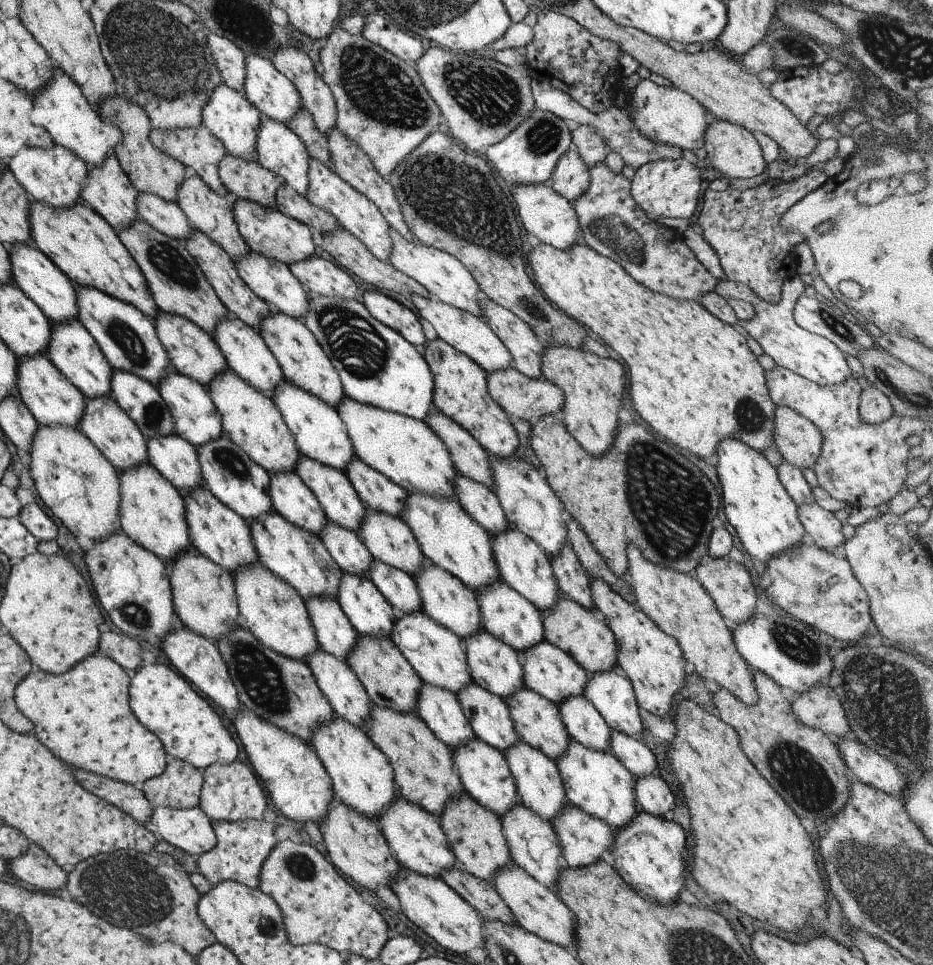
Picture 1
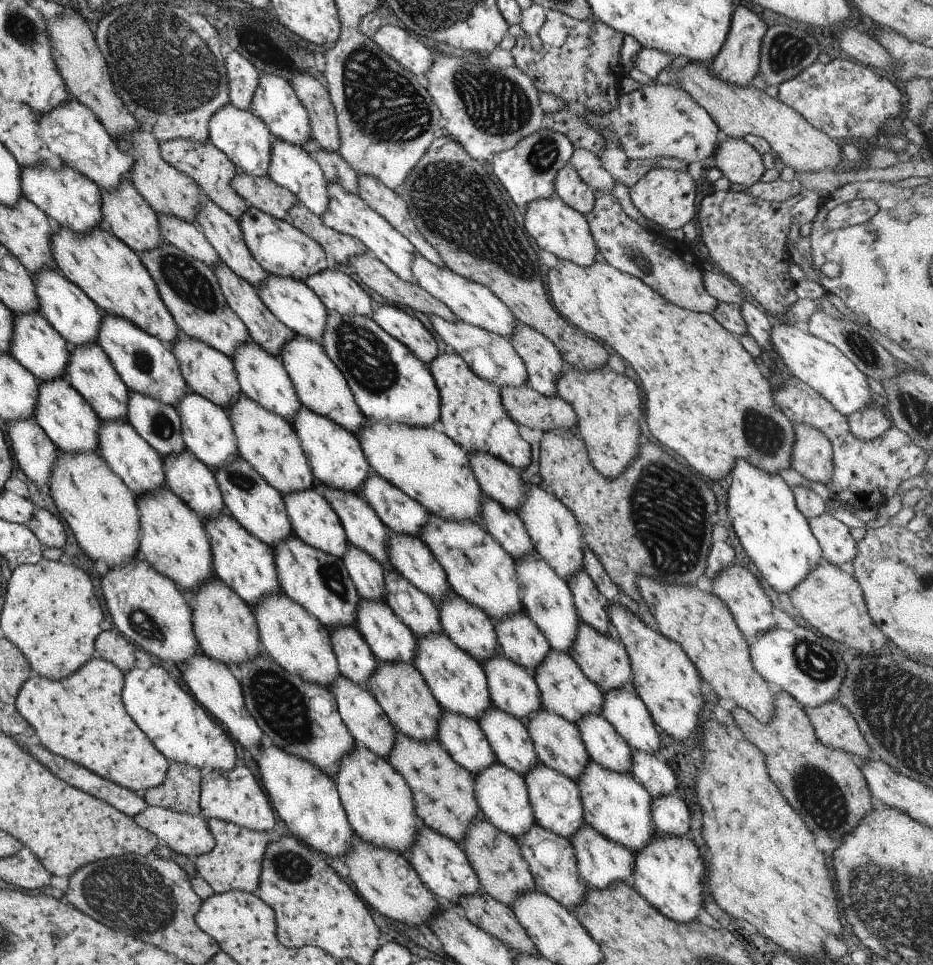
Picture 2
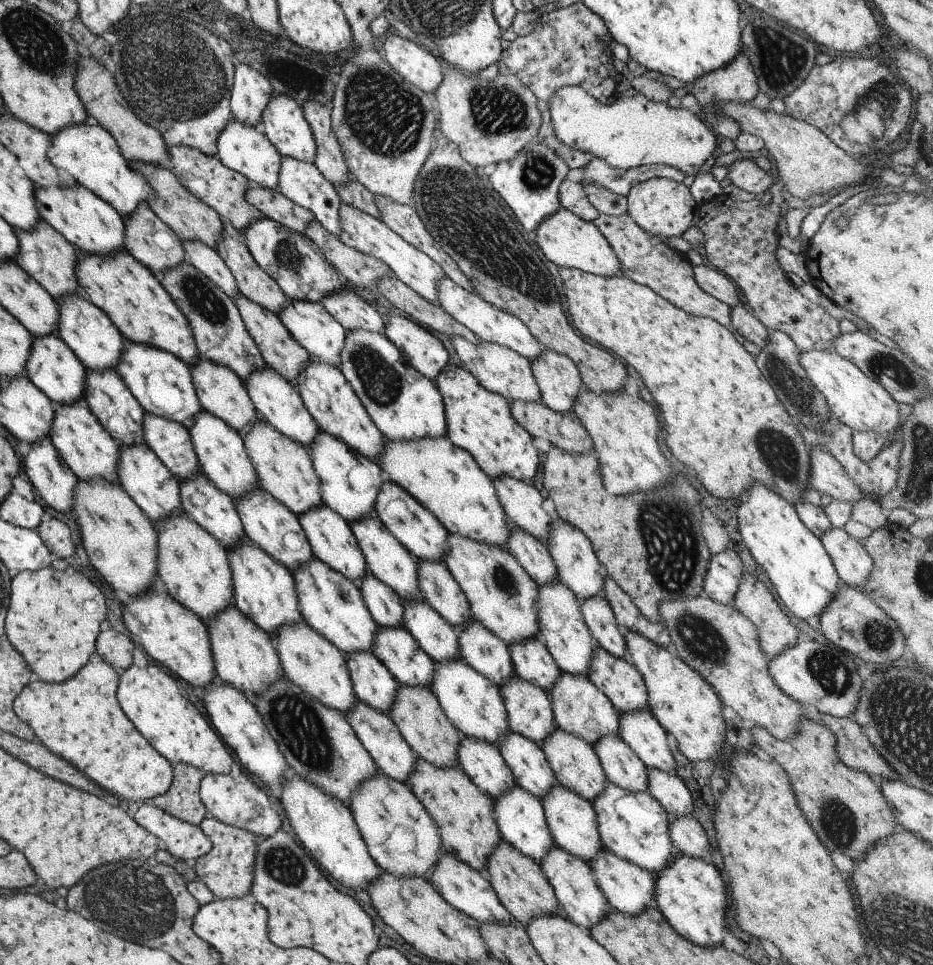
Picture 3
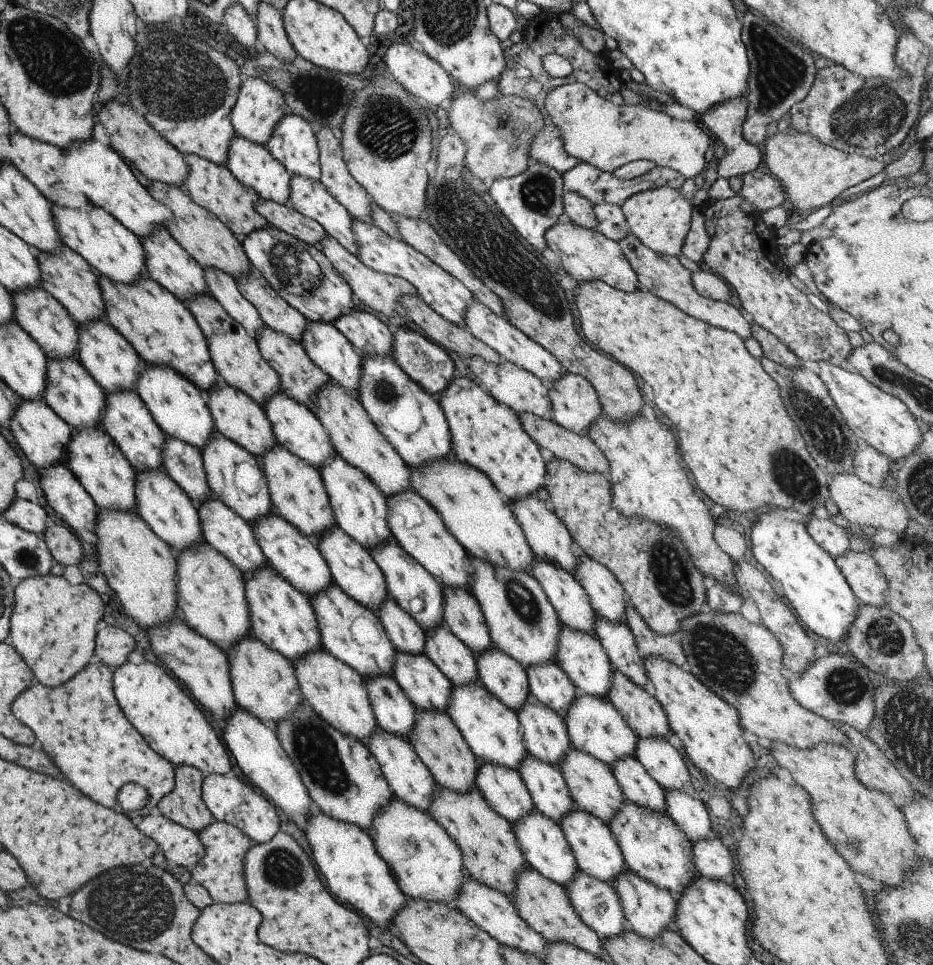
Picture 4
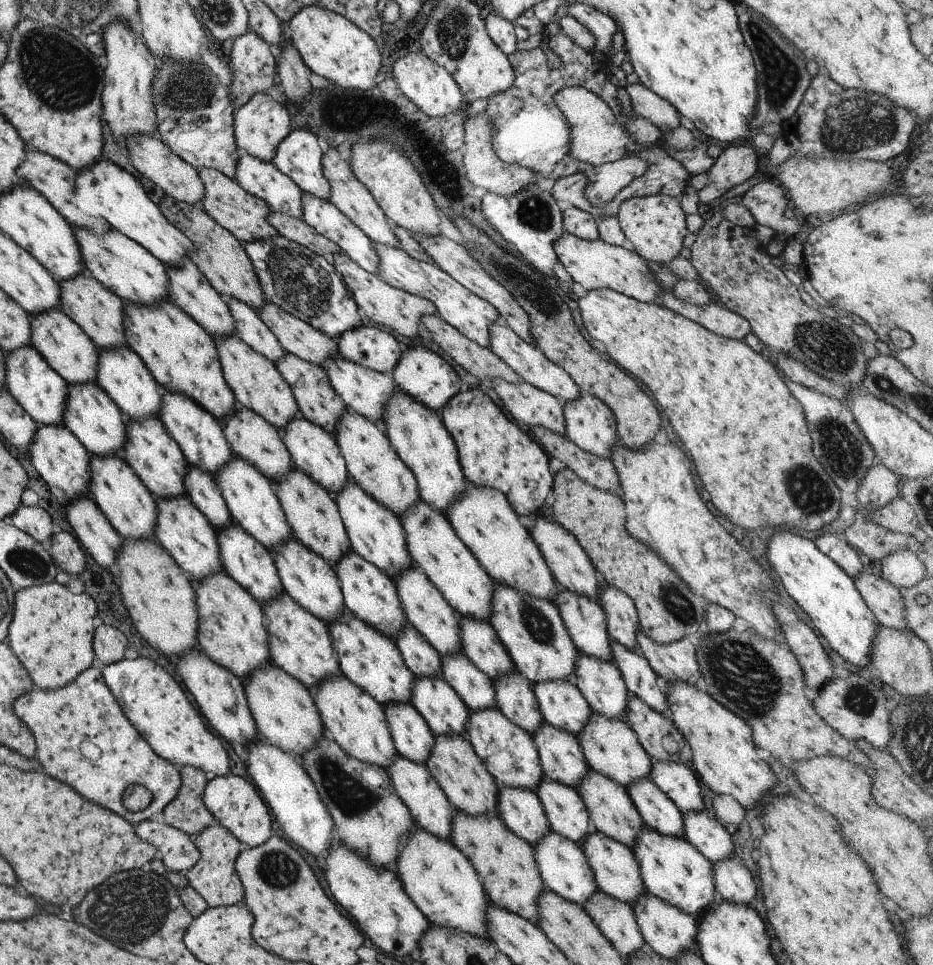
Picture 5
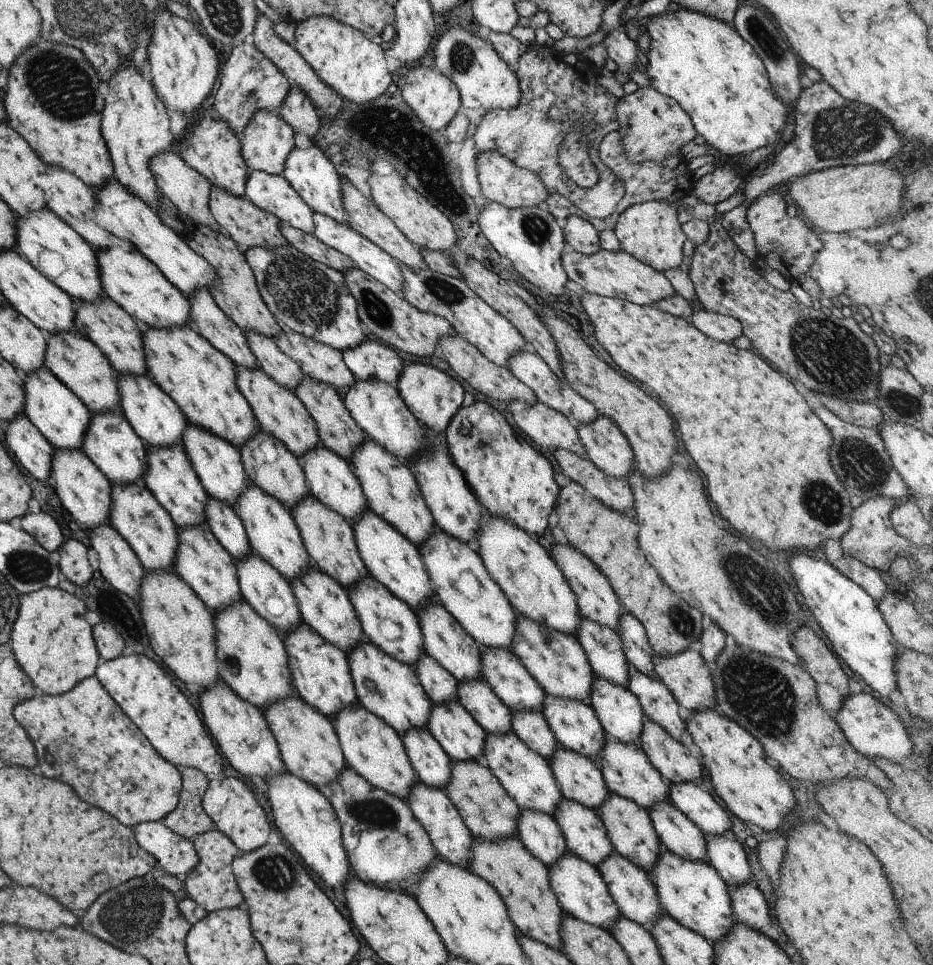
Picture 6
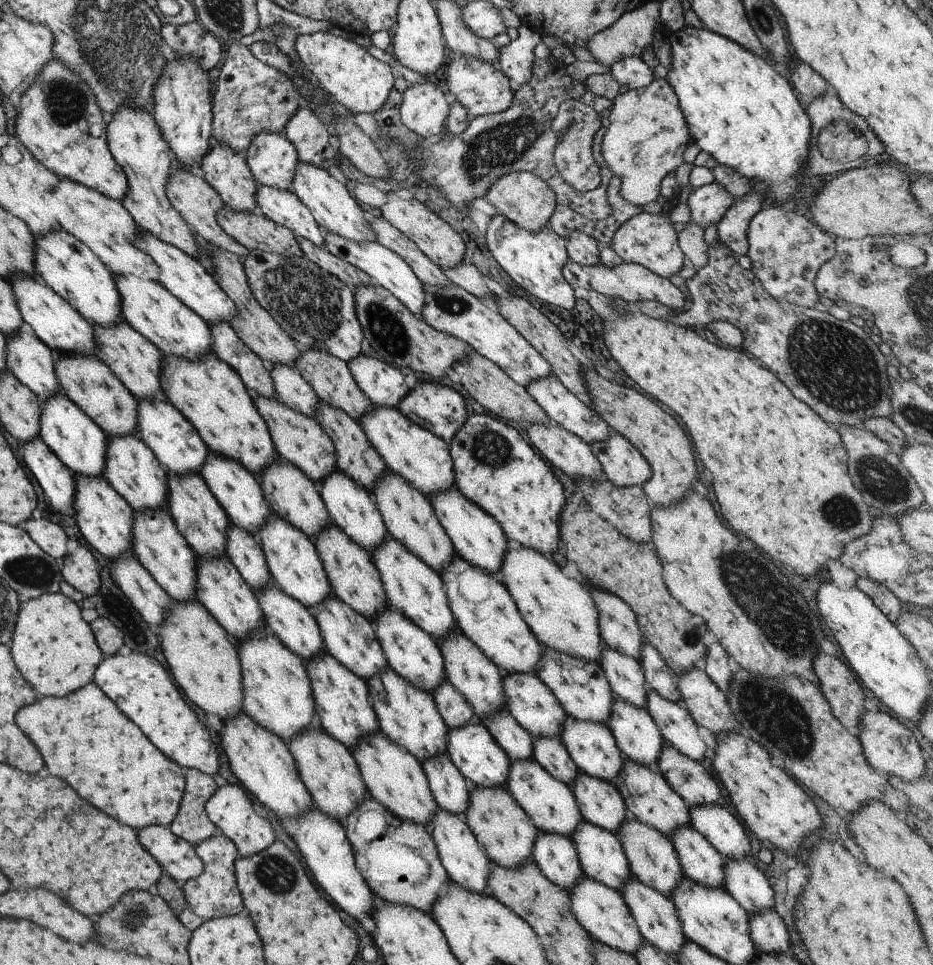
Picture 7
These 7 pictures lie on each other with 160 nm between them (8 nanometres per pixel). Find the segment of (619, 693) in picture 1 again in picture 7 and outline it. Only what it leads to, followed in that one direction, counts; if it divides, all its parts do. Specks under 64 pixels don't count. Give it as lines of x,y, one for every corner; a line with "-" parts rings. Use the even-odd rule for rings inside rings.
713,803
688,807
689,824
724,858
749,857
743,826
726,807

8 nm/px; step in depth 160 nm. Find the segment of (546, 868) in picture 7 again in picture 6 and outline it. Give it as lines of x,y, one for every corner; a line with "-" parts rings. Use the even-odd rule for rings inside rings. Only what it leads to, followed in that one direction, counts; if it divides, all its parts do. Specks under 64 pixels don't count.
519,809
518,816
515,835
547,868
567,852
563,835
551,815
531,809

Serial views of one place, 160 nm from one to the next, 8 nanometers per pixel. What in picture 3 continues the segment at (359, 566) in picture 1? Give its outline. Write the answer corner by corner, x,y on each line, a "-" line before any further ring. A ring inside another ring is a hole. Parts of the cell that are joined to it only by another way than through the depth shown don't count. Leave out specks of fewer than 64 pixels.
369,571
357,585
361,599
377,626
383,628
403,627
403,606
397,594
375,579

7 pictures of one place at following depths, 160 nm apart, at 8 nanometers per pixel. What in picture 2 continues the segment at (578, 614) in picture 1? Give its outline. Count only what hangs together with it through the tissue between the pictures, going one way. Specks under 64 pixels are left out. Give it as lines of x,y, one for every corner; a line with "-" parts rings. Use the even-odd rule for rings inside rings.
581,621
577,624
577,634
575,634
573,648
569,650
568,656
577,664
585,678
593,682
602,693
607,690
630,687
633,682
629,658
616,637
613,634
599,634

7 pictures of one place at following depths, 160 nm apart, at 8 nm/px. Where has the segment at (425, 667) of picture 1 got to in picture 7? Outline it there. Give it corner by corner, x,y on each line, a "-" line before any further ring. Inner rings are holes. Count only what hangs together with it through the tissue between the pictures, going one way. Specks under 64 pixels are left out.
514,758
509,761
505,789
530,818
535,828
543,833
557,833
570,838
576,826
583,821
569,786
553,778
533,758

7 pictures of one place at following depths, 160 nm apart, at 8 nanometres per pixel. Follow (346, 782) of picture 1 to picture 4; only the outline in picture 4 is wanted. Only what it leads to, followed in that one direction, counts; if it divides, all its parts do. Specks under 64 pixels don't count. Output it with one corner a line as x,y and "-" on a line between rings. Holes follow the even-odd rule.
391,796
373,815
369,833
375,852
385,861
405,897
453,906
466,872
460,849
429,813

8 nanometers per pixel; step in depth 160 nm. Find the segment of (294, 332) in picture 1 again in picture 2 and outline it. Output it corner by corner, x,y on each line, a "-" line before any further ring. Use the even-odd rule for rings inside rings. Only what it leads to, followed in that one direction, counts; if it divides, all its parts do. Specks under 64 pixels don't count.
294,335
291,342
285,342
279,350
278,358
293,384
295,395
299,398
302,406
311,410
313,414
319,414
327,418
329,422
335,422
349,434
357,436
357,432
363,426
363,414
359,411
349,391
345,378
341,372
329,361
320,343
307,338

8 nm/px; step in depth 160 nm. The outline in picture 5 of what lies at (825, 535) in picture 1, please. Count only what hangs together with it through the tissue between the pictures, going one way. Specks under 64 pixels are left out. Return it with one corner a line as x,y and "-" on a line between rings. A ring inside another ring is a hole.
868,562
852,581
877,624
895,630
909,631
902,612
902,598
896,586
873,574

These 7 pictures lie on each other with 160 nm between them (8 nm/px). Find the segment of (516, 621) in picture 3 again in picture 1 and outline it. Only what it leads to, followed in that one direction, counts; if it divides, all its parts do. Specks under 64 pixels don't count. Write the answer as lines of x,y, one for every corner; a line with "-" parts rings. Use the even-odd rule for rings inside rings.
409,494
400,519
407,524
425,561
432,563
457,578
474,593
501,580
493,559
491,536
471,519
455,498
441,500
425,494

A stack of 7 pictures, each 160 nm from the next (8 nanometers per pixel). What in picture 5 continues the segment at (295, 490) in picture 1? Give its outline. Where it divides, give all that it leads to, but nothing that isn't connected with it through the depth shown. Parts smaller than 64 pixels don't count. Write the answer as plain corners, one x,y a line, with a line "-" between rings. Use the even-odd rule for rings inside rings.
349,549
348,553
332,566
338,578
346,610
366,625
394,640
394,636
407,625
407,622
393,580
374,564
362,559
353,549

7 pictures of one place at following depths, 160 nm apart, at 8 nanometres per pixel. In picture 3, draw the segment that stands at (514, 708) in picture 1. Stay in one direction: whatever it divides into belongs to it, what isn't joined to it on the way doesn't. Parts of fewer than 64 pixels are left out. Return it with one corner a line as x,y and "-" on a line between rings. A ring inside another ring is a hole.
555,727
550,738
545,738
540,746
559,786
571,790
573,794
577,794
579,798
583,798
587,802
597,800
597,796
603,792
603,786
607,780
599,763
599,758
597,758
591,745
578,736
567,734

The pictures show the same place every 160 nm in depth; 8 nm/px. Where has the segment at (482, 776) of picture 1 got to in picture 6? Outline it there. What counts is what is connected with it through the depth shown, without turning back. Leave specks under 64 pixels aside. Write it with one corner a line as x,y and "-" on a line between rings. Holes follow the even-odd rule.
568,851
563,853
552,865
548,866
549,886
554,892
558,905
571,917
605,929
607,932
621,915
617,905
608,893
600,872
585,860

